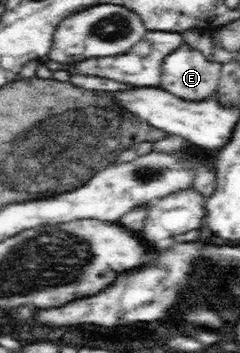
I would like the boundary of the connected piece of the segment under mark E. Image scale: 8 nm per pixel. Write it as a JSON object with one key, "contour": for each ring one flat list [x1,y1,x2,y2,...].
{"contour":[[186,43,180,44,163,59,161,68,159,87,169,91,172,95,186,101,204,101,208,97,215,97,222,64,215,60,212,61,198,49,192,49]]}

